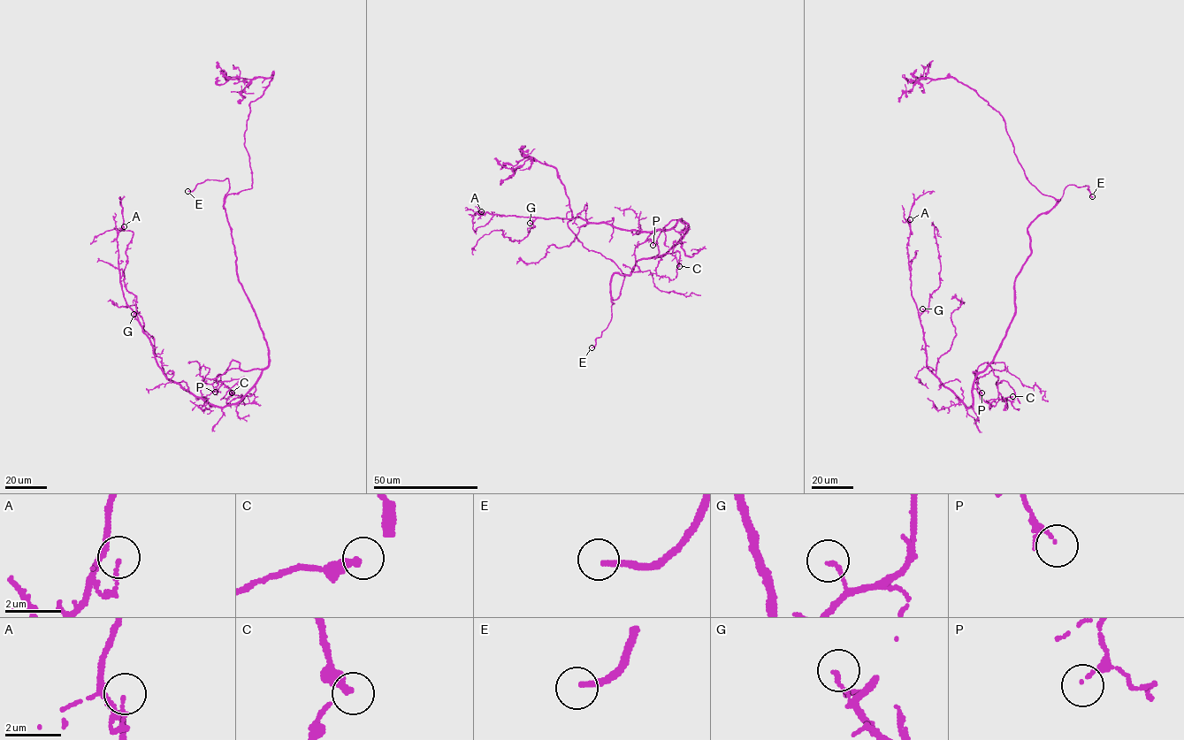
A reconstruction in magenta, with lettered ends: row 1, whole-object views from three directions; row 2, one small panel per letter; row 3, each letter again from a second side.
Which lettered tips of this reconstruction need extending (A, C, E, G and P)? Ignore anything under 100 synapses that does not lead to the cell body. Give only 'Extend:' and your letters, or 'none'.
Extend: E

